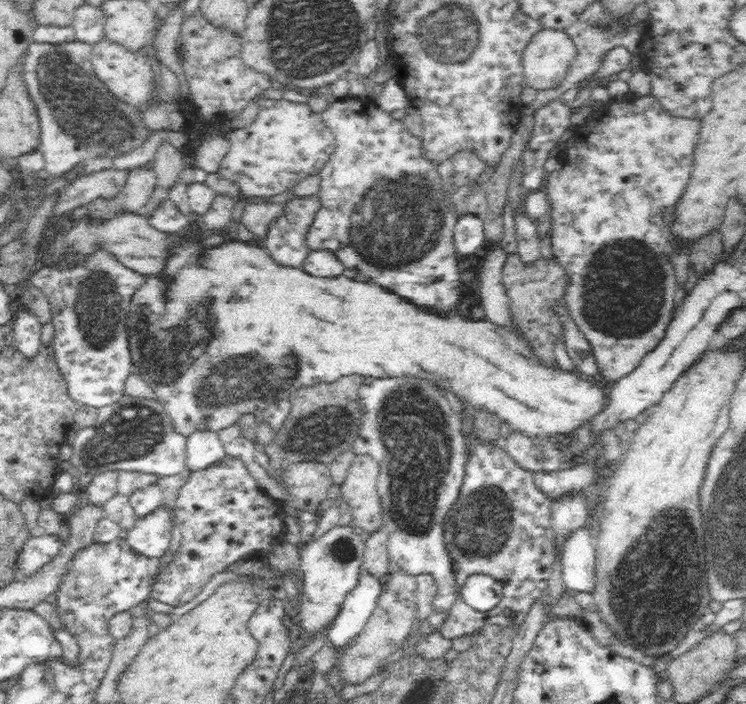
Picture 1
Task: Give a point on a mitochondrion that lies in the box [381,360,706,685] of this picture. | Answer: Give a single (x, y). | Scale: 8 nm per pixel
(653, 576)

